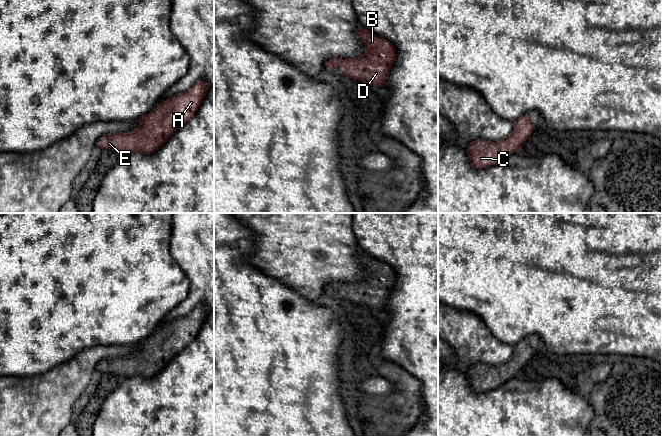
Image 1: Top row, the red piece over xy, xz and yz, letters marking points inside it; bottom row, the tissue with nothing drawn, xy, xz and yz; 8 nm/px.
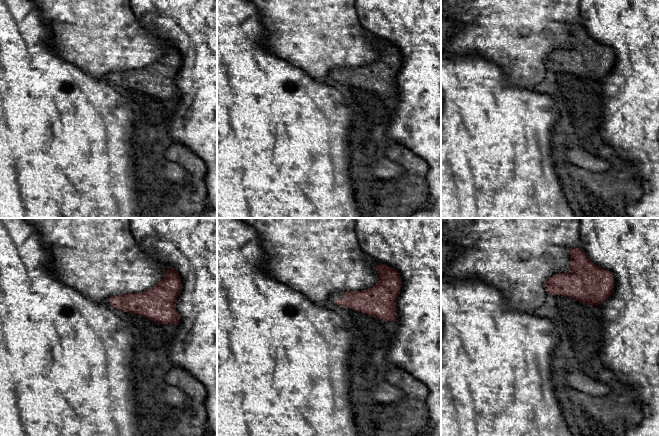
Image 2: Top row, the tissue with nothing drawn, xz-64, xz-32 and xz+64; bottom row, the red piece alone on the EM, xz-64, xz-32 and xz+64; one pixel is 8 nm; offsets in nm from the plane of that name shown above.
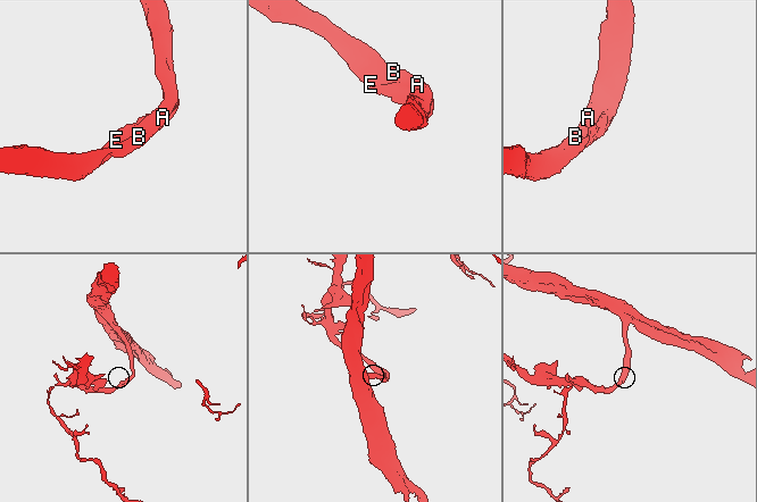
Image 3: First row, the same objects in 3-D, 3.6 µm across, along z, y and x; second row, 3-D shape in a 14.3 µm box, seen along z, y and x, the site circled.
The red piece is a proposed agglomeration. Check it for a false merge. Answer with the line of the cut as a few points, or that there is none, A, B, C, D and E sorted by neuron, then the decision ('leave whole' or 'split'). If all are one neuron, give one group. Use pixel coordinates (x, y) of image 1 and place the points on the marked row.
no cut | A B C D E | leave whole

